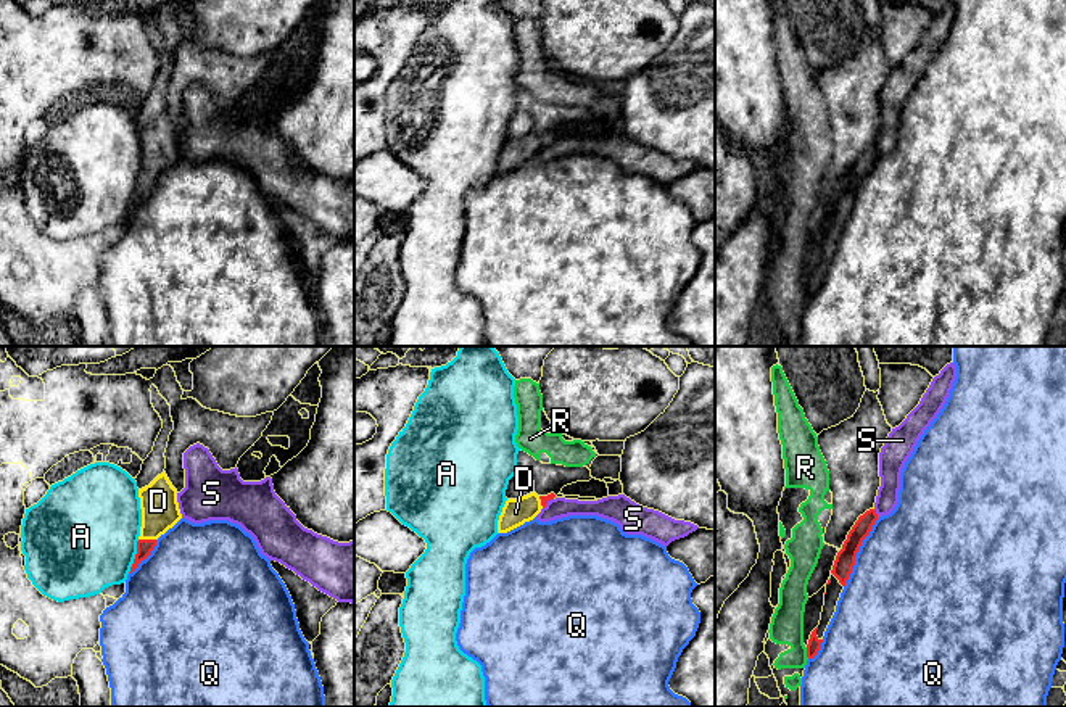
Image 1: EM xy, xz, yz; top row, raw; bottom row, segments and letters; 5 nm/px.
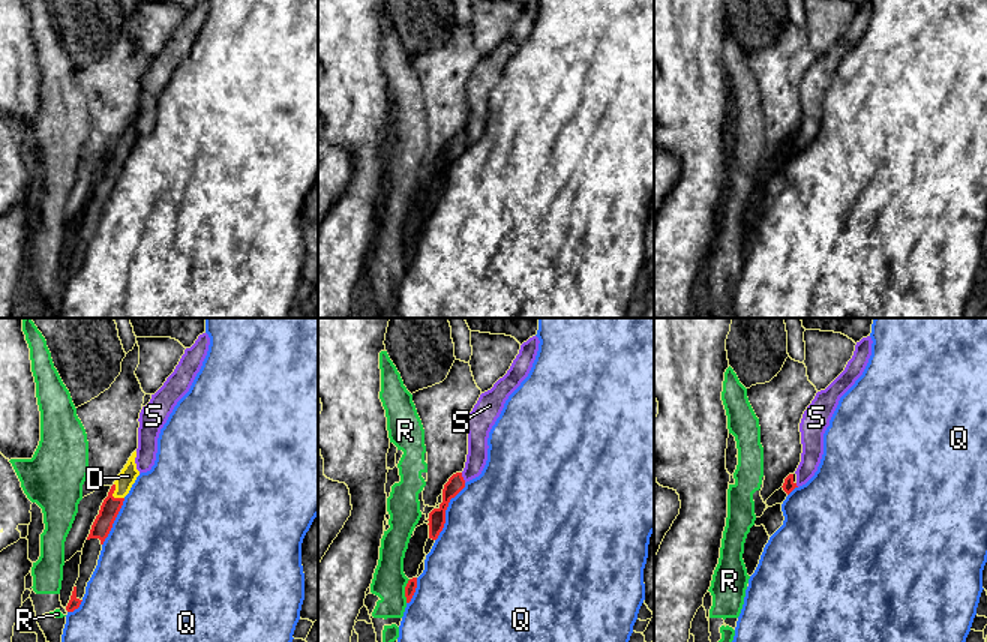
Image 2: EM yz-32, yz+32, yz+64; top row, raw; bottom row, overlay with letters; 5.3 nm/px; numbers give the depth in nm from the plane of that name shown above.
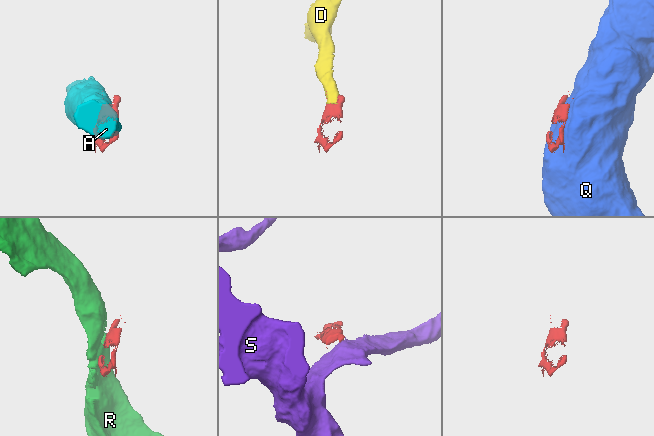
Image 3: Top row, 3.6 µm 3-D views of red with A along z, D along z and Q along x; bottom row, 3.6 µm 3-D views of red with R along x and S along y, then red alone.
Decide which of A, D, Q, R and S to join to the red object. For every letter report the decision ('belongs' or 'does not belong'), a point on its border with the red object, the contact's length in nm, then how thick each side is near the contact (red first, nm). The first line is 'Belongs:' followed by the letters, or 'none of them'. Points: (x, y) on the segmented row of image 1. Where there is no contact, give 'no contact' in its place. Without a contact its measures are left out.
Belongs: D
A: does not belong; meets red in xy at (136, 556); contact 180 nm long; 80 nm thick on the red side, 480 nm on the other
D: belongs; meets red in xy at (147, 540); contact 90 nm long; 80 nm thick on the red side, 190 nm on the other
Q: does not belong; meets red in yz at (857, 551); contact 400 nm long; 100 nm thick on the red side, 500 nm on the other
R: does not belong; meets red in yz at (807, 653); contact 60 nm long; 70 nm thick on the red side, 170 nm on the other
S: does not belong; meets red in yz at (875, 512); contact 50 nm long; 90 nm thick on the red side, 120 nm on the other

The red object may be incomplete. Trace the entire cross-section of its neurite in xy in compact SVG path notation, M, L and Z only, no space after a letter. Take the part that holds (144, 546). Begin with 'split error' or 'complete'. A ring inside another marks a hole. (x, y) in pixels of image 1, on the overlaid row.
split error | M166 472L158 475L148 486L138 490L138 498L142 527L137 541L137 554L129 573L151 554L156 540L182 519L177 490L169 482Z

